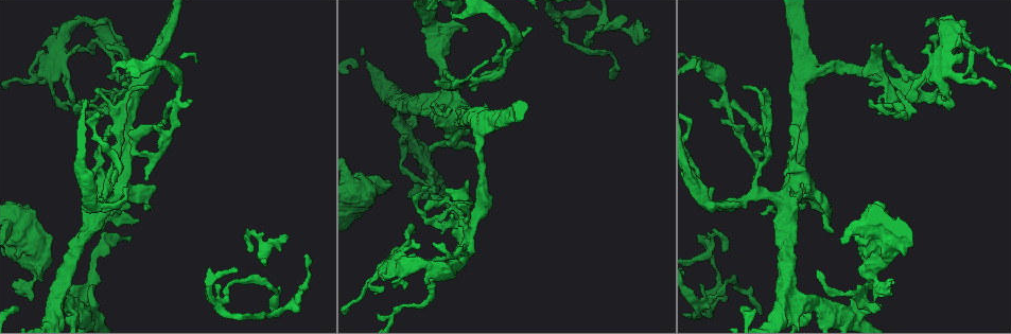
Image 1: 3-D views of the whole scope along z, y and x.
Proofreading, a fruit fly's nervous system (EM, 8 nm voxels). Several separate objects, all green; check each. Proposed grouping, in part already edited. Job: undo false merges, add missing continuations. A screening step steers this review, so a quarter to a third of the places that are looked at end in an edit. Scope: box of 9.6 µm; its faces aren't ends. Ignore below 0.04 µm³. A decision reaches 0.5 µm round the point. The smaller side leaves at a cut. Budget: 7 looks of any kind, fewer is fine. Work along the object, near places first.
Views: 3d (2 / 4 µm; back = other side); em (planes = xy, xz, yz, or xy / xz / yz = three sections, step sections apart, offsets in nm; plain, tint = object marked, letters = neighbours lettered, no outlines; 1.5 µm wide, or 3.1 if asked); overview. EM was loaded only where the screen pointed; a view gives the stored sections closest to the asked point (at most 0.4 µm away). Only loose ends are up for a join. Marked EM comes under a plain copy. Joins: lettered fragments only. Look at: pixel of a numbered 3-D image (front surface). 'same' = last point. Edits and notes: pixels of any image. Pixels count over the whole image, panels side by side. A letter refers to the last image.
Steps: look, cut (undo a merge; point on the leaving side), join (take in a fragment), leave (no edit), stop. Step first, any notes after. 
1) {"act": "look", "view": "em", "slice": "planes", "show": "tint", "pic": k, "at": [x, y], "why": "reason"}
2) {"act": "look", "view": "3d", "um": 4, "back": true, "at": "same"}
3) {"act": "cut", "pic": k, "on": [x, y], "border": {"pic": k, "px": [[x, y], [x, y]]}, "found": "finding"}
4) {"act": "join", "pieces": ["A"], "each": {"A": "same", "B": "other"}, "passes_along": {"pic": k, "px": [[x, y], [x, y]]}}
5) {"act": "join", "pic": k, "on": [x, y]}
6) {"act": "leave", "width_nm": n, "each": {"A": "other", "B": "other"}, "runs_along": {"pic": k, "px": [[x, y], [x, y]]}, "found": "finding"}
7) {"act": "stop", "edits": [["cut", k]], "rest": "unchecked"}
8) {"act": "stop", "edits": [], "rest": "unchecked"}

{"act": "look", "view": "3d", "um": 4, "pic": 1, "at": [406, 135], "why": "thin end"}

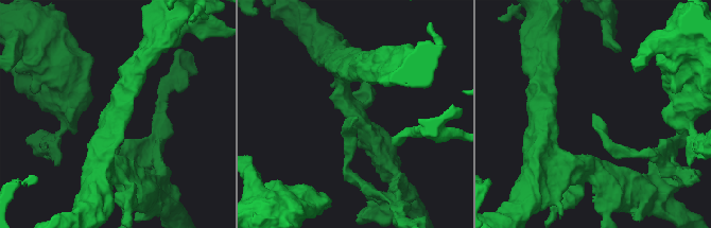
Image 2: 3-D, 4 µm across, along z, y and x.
{"act": "look", "view": "em", "slice": "planes", "show": "letters", "pic": 2, "at": [355, 118]}

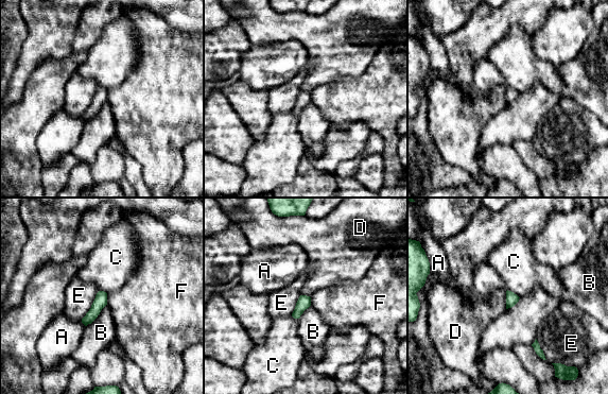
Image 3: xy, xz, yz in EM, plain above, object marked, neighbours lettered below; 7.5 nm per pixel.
{"act": "leave", "each": {"A": "other", "B": "other", "C": "other", "D": "other", "E": "other", "F": "other"}, "border": {"pic": 3, "px": [[106, 294], [107, 304]]}, "found": "no lettered fragment goes on from it"}

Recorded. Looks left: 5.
{"act": "look", "view": "3d", "um": 4, "pic": 1, "at": [465, 28], "why": "branch stops here"}

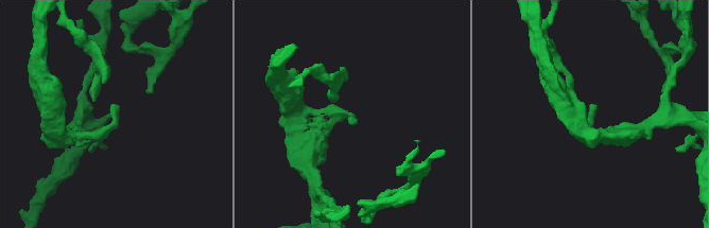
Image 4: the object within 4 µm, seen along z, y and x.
{"act": "look", "view": "em", "slice": "planes", "show": "letters", "pic": 4, "at": [352, 119], "why": "need the tissue"}

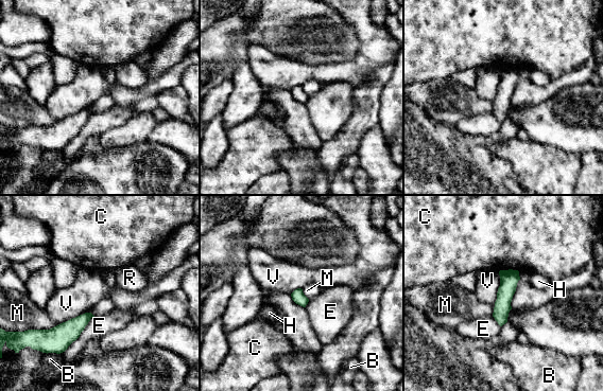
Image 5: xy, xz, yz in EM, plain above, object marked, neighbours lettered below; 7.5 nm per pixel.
{"act": "leave", "width_nm": 100, "longest_contact_nm": ["E", 400], "each": {"B": "other", "C": "other", "E": "other", "H": "other", "M": "other", "R": "other", "V": "other"}, "found": "no lettered fragment goes on from it"}

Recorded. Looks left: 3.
{"act": "look", "view": "3d", "um": 4, "pic": 1, "at": [91, 310], "why": "sharp bend"}

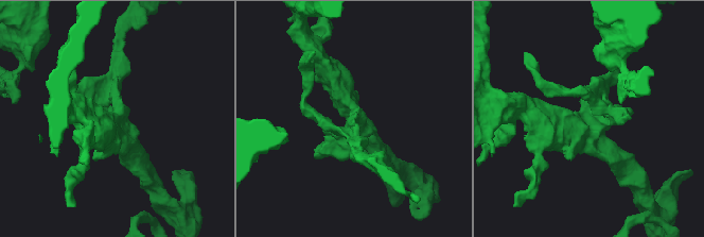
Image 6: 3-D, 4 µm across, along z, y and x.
{"act": "look", "view": "em", "slice": "xz", "step": 8, "show": "letters", "pic": 6, "at": [594, 119], "why": "shape alone is not enough"}

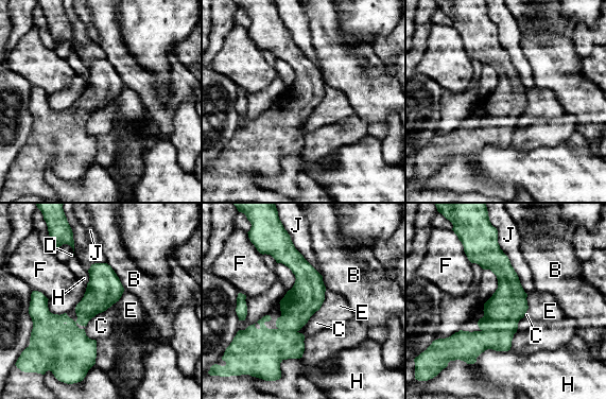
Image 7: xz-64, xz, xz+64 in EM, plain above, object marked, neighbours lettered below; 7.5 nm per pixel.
{"act": "look", "view": "em", "slice": "planes", "show": "letters", "at": "same", "why": "another direction"}

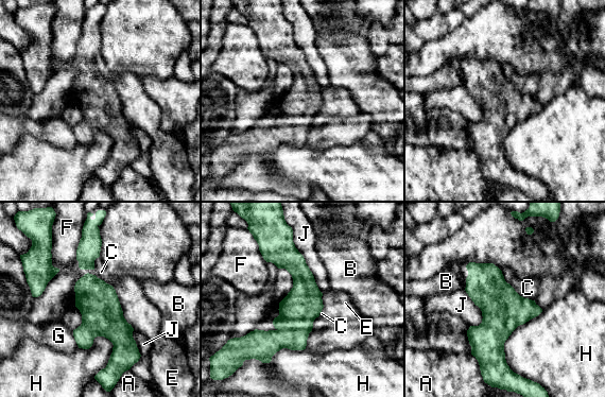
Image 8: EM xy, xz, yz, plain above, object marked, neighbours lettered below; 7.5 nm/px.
{"act": "leave", "each": {"A": "other", "B": "other", "C": "other", "E": "other", "F": "other", "G": "other", "H": "other", "J": "other"}, "border": {"pic": 8, "px": [[542, 310], [504, 343], [518, 375]]}, "found": "one neuron here"}

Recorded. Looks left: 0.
{"act": "stop", "edits": [], "rest": "unchecked"}

